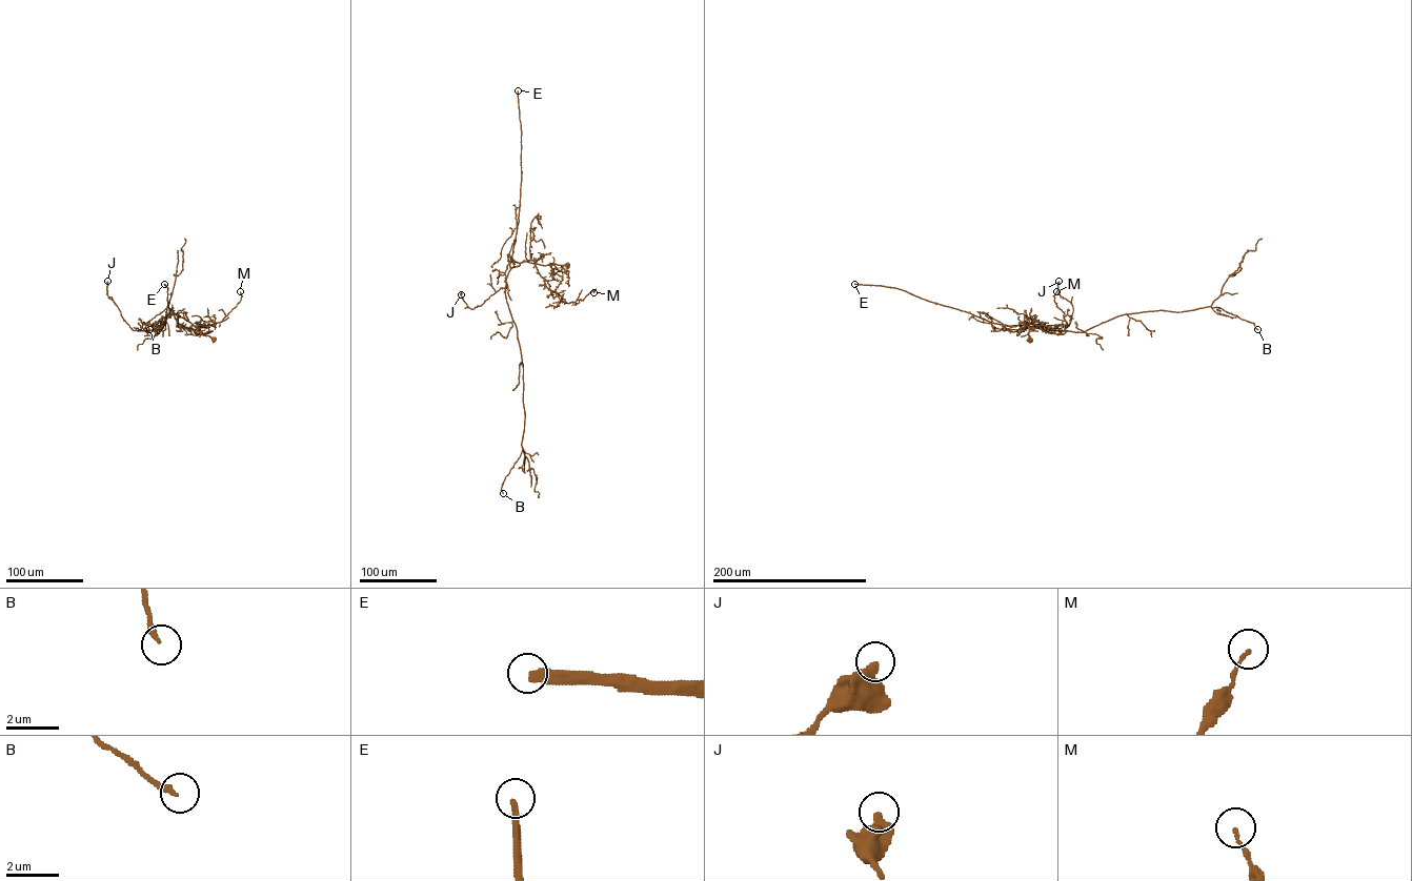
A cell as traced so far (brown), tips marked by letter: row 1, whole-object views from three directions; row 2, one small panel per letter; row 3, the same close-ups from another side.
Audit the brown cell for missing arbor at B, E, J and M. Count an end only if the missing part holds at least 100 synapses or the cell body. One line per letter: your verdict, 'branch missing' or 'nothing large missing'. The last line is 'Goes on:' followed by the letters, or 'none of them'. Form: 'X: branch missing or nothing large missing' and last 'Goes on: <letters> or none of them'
B: nothing large missing
E: branch missing
J: nothing large missing
M: nothing large missing
Goes on: E

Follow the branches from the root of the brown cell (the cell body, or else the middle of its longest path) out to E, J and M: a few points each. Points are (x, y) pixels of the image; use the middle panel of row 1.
E: (567, 266), (526, 261), (510, 267), (519, 221), (521, 177), (518, 90)
J: (567, 266), (522, 261), (509, 270), (504, 288), (473, 309), (467, 306), (461, 294)
M: (567, 266), (542, 265), (527, 261), (533, 262), (545, 285), (564, 302), (582, 300), (593, 292)

